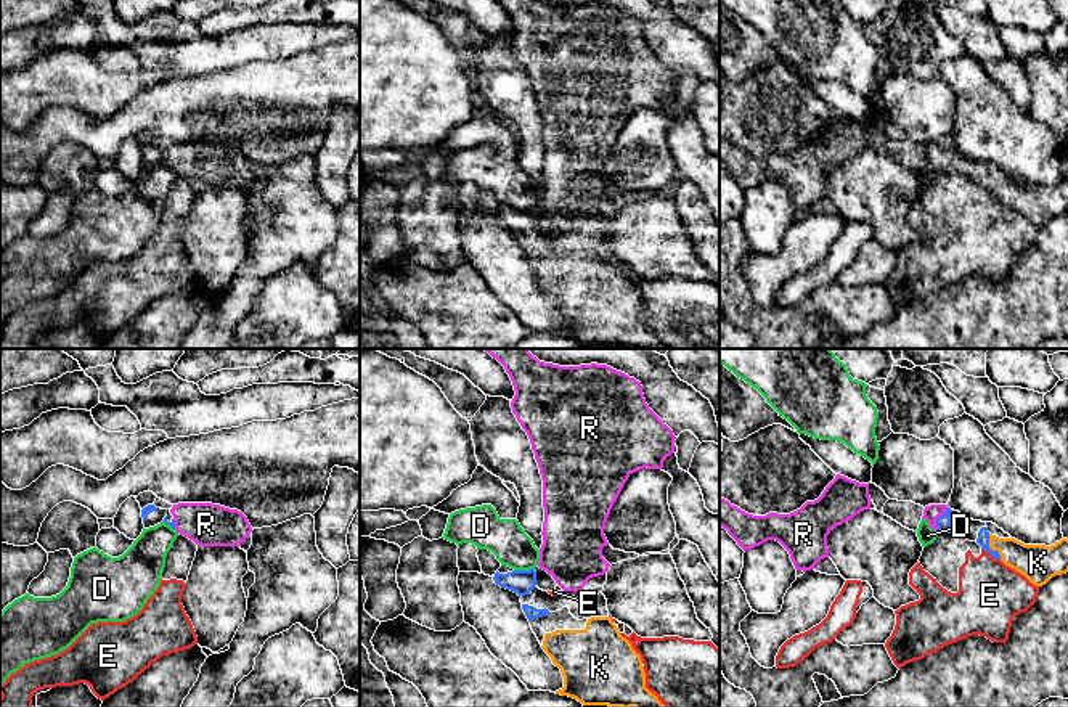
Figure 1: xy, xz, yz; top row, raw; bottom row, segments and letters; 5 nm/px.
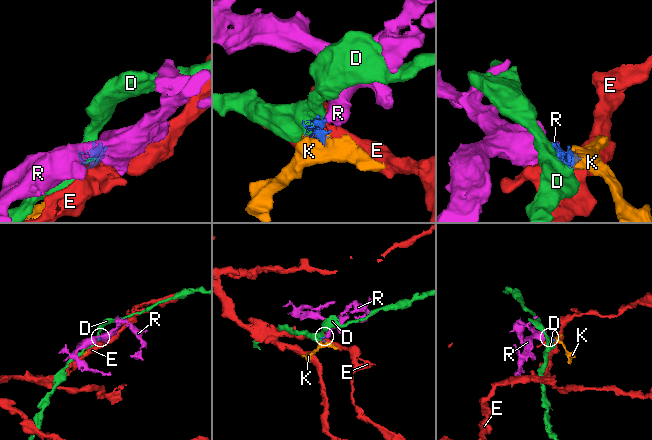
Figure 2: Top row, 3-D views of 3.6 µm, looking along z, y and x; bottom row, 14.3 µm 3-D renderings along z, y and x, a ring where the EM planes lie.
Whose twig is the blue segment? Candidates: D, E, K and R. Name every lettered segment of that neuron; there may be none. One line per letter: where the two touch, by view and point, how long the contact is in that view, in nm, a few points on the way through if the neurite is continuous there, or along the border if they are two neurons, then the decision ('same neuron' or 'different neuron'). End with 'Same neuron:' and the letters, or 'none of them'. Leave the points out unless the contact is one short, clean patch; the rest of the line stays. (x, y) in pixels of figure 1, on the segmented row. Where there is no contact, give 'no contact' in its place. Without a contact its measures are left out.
D: xz (524, 571) | 110 nm | different neuron
E: yz (991, 555) | 110 nm | along yz (982, 548), (999, 559) | different neuron
K: yz (990, 548) | 140 nm | same neuron
R: yz (937, 519) | 140 nm | across yz (943, 523), (937, 519), (933, 511) | same neuron
Same neuron: K, R

